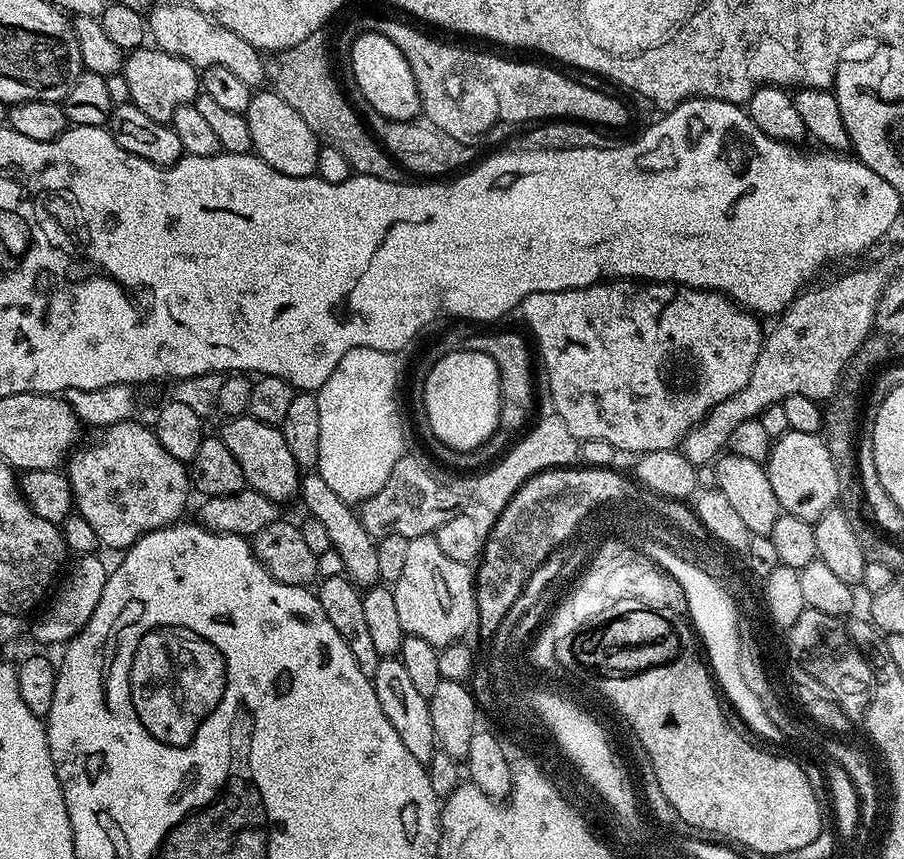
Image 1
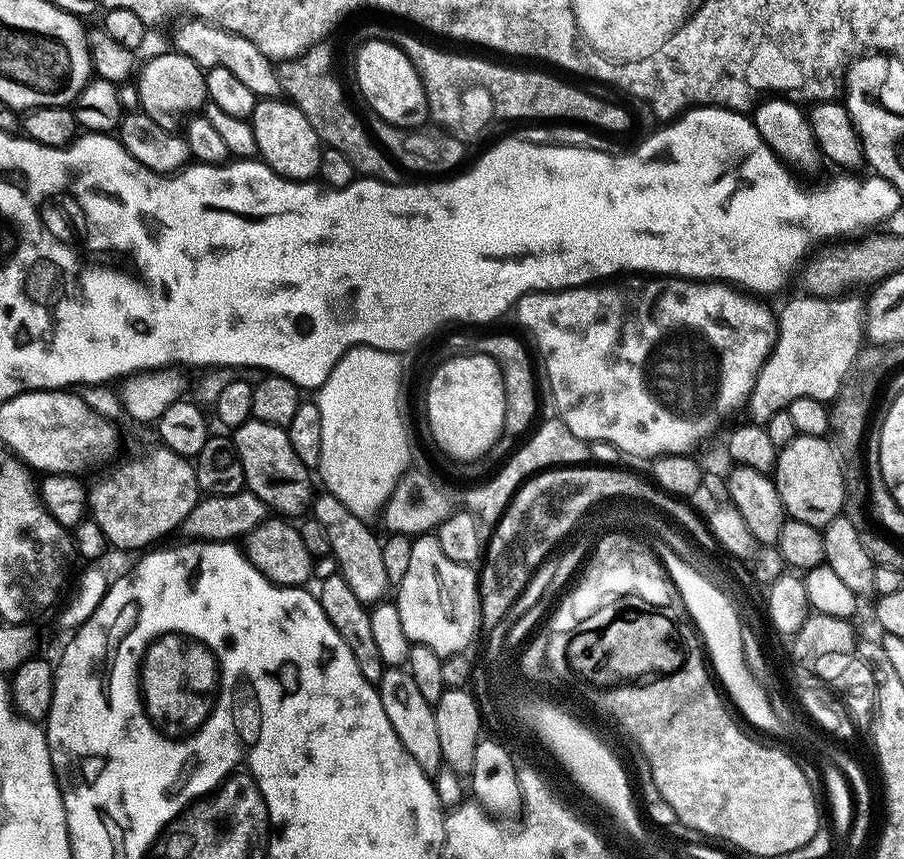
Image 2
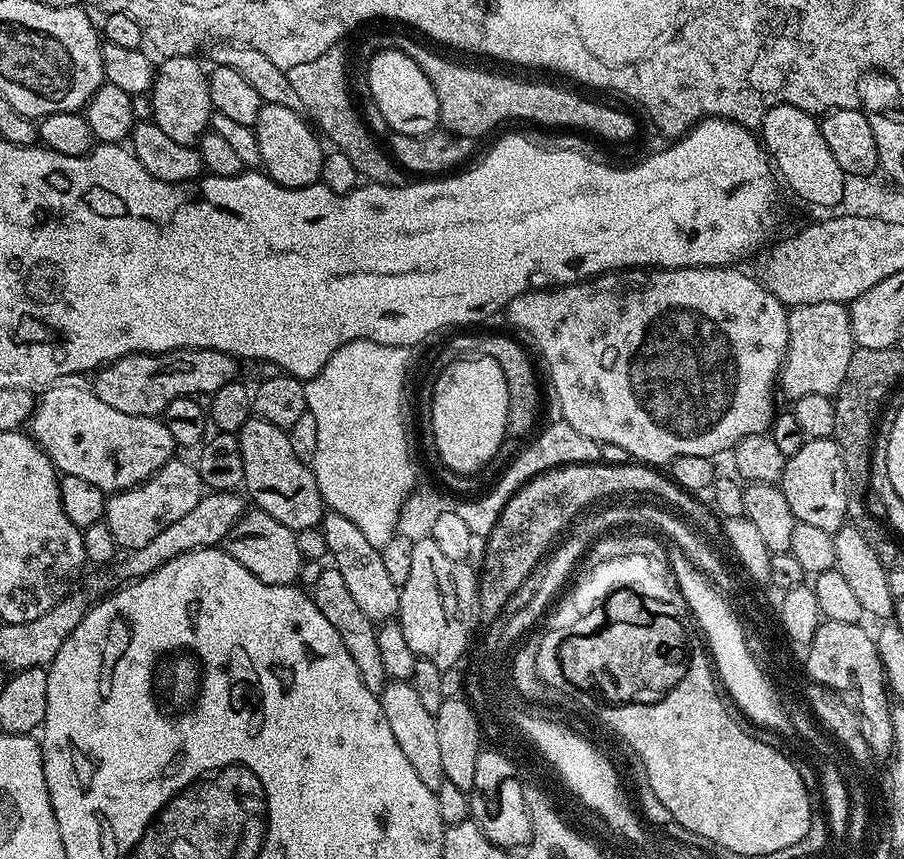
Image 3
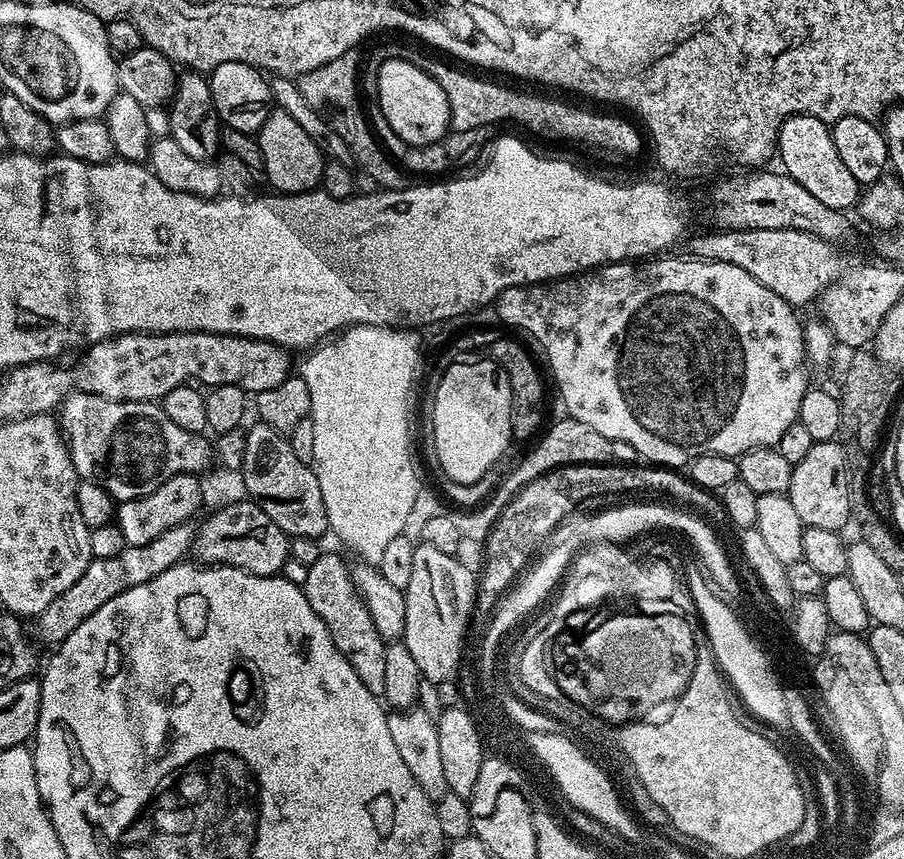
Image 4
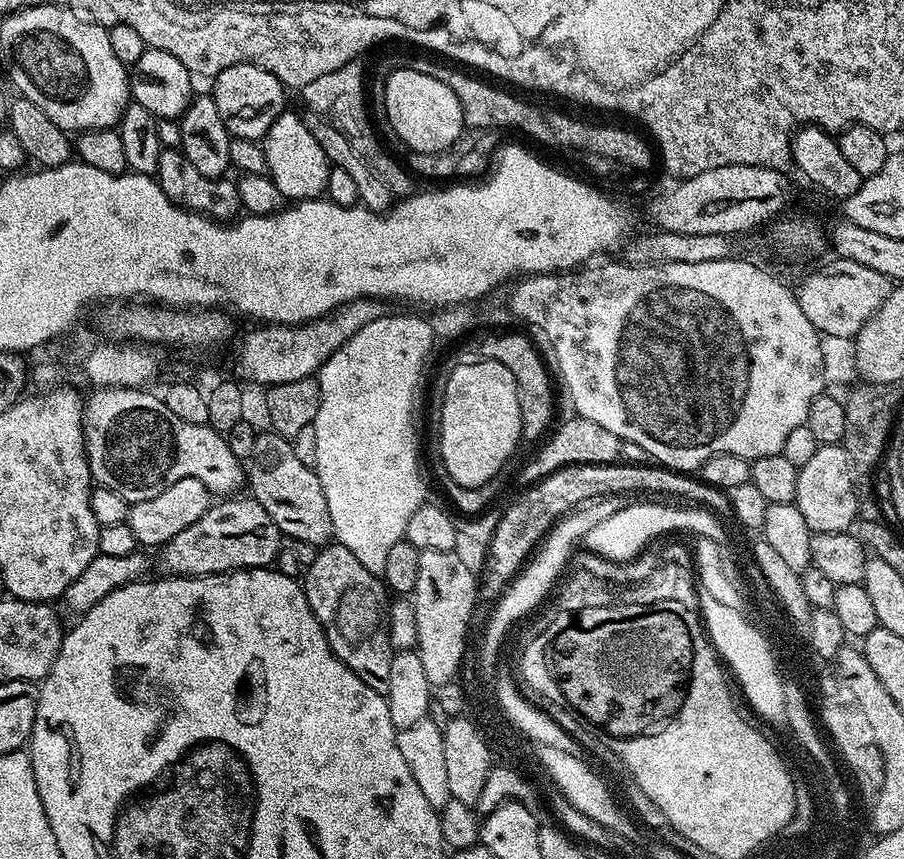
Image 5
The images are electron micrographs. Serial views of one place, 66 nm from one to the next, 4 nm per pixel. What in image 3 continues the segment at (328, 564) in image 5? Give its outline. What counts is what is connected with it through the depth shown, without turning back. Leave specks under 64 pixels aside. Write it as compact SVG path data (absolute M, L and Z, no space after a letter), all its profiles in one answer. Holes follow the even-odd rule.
M333 566L324 567L322 574L318 574L318 578L310 585L310 595L318 610L322 610L322 618L326 618L326 622L330 622L330 626L338 630L342 646L346 646L350 658L354 658L354 666L358 666L358 674L362 674L362 682L366 682L366 690L377 694L383 692L389 678L382 667L382 654L378 651L377 625L362 614L361 607L354 602L338 569Z

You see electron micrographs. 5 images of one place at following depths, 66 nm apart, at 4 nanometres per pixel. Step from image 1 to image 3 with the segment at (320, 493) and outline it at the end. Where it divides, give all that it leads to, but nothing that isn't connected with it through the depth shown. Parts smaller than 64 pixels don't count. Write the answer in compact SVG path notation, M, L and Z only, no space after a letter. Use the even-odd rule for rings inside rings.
M327 511L321 521L321 532L326 538L329 557L333 567L342 574L343 582L354 602L362 609L362 614L372 623L381 624L391 621L400 611L399 585L391 581L384 568L380 549L372 546L362 530L348 518L334 511Z

